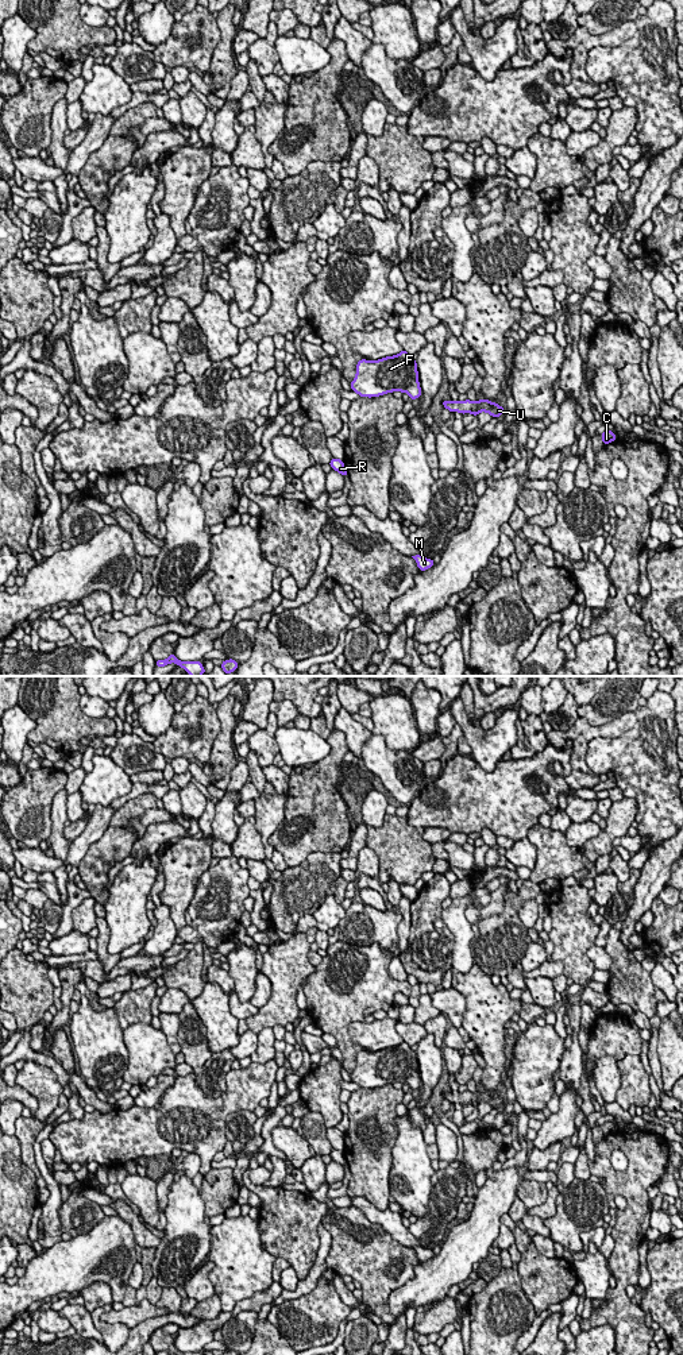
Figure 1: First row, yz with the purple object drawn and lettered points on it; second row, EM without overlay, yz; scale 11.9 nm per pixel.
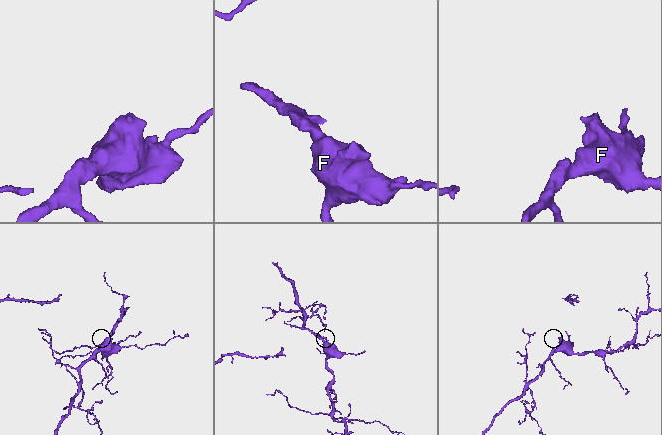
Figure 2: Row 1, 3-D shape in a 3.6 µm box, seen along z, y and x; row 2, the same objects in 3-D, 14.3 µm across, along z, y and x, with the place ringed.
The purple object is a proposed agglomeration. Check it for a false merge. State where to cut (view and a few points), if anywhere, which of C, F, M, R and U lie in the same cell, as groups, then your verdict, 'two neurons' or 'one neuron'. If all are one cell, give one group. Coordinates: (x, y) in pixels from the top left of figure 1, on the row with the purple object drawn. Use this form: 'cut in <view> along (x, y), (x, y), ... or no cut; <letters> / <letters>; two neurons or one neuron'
no cut; C F M R U; one neuron

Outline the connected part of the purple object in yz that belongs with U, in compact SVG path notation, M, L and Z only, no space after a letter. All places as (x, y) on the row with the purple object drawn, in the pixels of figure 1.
M466 399L463 402L460 401L443 401L443 406L452 412L459 412L462 414L471 413L474 416L478 416L481 412L489 413L491 417L499 417L503 413L503 408L499 406L495 402L491 402L489 399L481 399L481 401L470 401Z

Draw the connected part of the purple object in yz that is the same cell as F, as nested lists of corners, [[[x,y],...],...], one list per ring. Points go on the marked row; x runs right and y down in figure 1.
[[[406,351],[378,360],[359,360],[350,385],[359,397],[379,397],[395,390],[406,391],[410,399],[421,395],[417,363]]]

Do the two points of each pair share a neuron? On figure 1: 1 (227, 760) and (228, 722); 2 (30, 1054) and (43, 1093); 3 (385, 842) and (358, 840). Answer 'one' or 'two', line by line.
1: one
2: two
3: two

